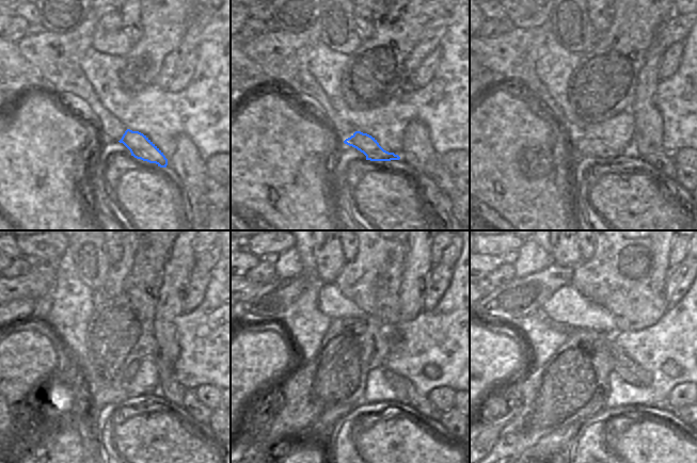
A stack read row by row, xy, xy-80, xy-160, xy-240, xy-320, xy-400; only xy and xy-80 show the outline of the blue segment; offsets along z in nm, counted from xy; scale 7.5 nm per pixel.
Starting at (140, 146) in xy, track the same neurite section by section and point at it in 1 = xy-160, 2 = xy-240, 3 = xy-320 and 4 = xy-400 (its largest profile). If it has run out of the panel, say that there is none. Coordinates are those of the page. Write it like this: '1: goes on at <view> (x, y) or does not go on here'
1: goes on at xy-160 (580, 146)
2: goes on at xy-240 (116, 396)
3: goes on at xy-320 (325, 426)
4: goes on at xy-400 (554, 444)

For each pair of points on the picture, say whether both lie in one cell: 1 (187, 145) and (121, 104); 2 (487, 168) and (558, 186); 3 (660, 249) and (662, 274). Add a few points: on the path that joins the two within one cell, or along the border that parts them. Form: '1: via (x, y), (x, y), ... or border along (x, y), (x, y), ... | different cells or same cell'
1: border along (185, 132), (176, 137), (175, 150), (168, 159) | different cells
2: via (505, 168), (525, 186), (540, 186) | same cell
3: via (661, 255), (661, 268) | same cell

